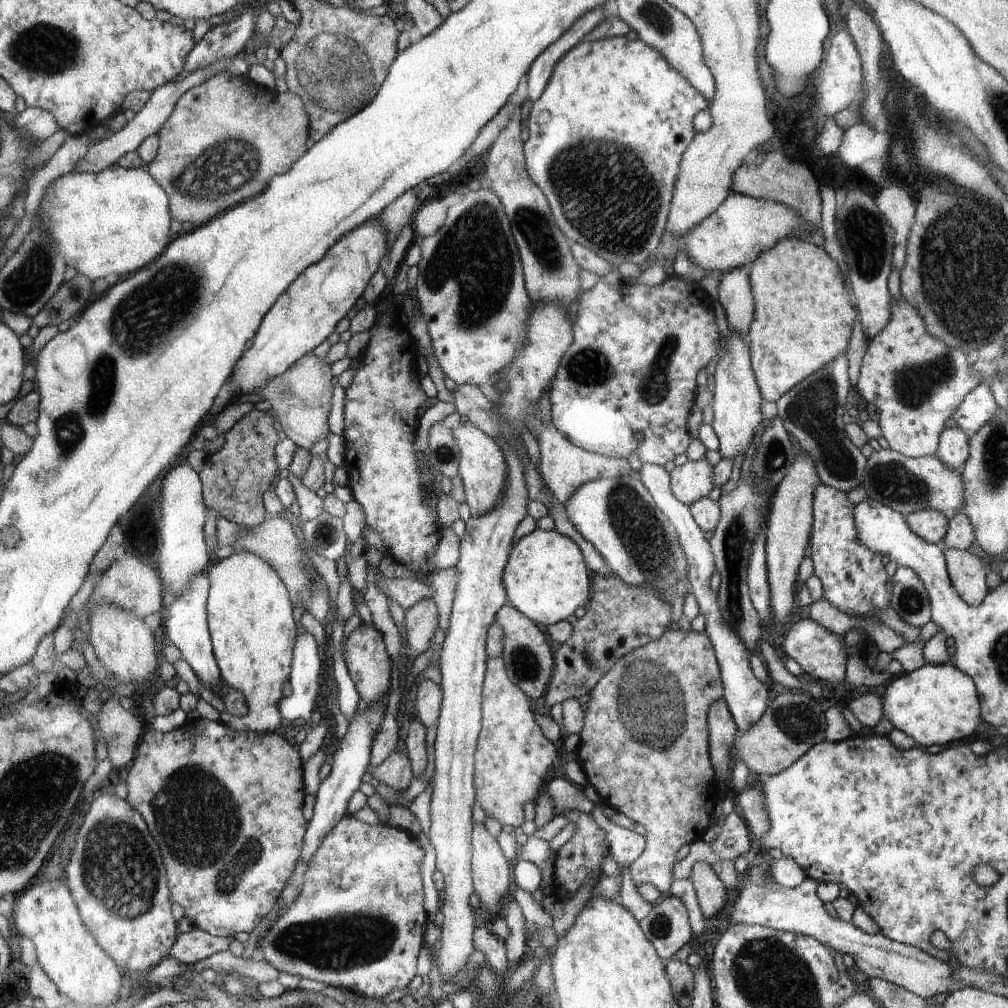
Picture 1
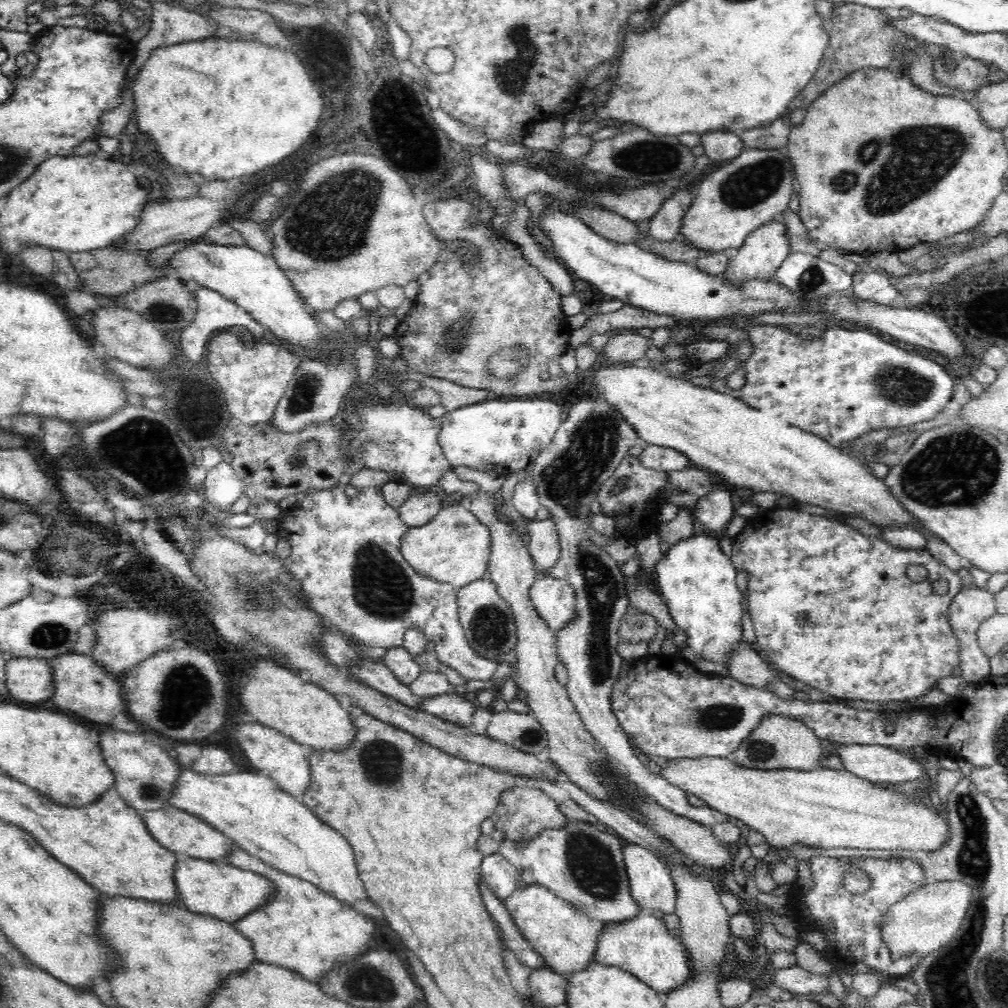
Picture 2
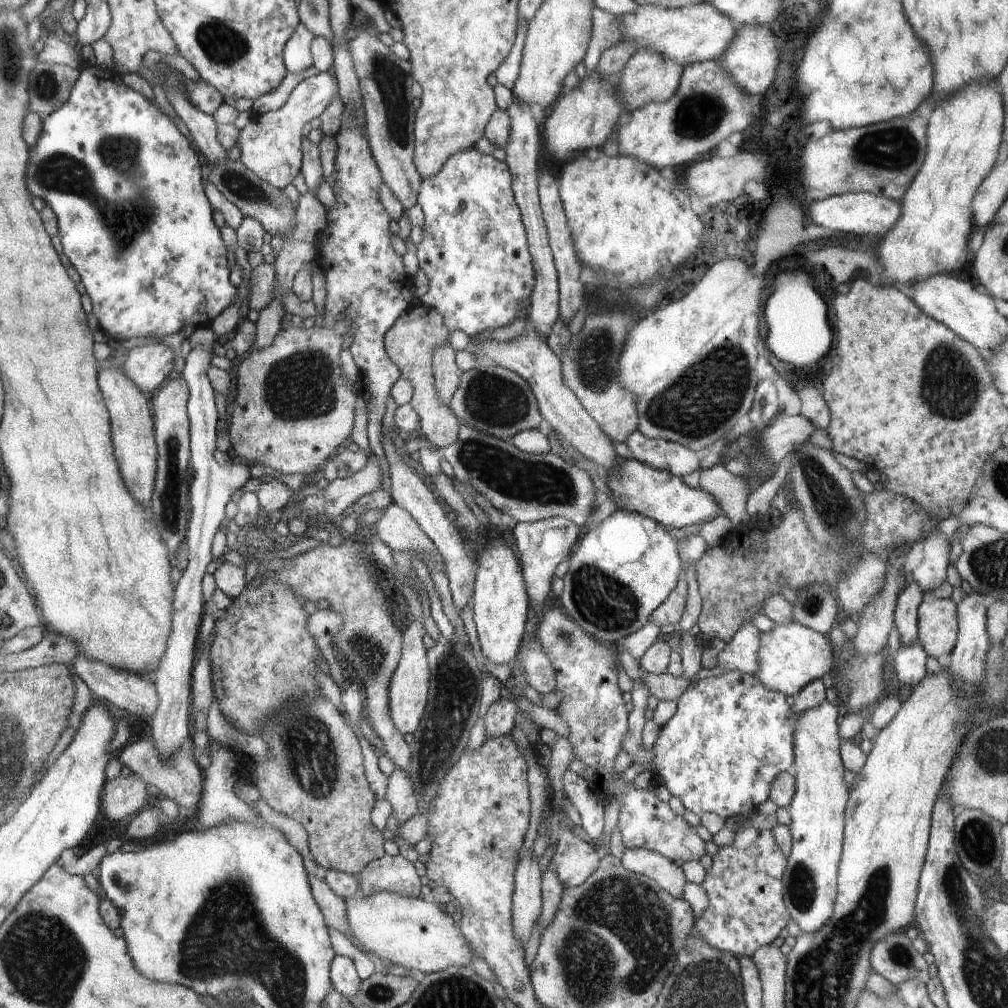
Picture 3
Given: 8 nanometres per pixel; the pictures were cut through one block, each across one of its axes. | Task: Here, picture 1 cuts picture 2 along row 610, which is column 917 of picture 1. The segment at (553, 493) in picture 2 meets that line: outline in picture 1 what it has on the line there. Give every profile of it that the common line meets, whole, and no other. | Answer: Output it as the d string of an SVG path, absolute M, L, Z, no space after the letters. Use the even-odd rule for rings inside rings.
M899 566L889 584L891 607L904 622L923 627L931 620L931 602L920 577L909 568Z

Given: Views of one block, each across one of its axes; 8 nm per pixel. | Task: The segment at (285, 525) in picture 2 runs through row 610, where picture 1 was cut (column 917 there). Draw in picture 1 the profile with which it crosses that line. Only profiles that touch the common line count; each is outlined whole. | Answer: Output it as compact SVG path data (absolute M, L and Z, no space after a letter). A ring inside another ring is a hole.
M891 299L891 311L891 319L884 330L867 340L868 348L862 359L858 383L854 388L866 404L874 404L880 410L881 418L876 424L876 434L886 438L890 450L913 459L934 455L939 445L939 434L946 428L946 420L951 418L965 396L982 384L982 376L968 363L967 353L952 348L927 333L921 321L922 314L916 310L915 305L908 304L903 299L897 305Z

